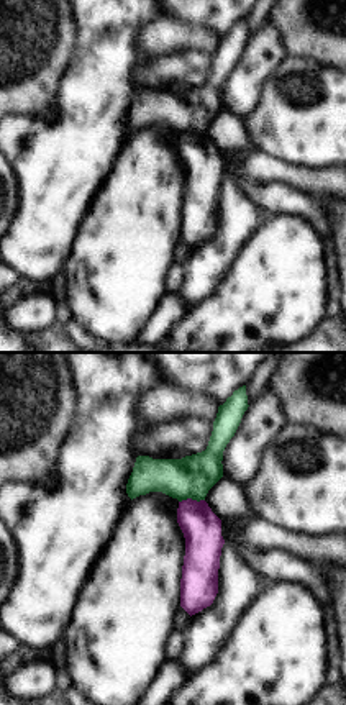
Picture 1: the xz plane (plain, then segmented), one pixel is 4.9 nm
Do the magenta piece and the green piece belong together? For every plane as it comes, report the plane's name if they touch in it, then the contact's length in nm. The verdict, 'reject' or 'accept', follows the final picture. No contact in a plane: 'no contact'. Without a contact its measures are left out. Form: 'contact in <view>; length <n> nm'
contact in xz; length 130 nm

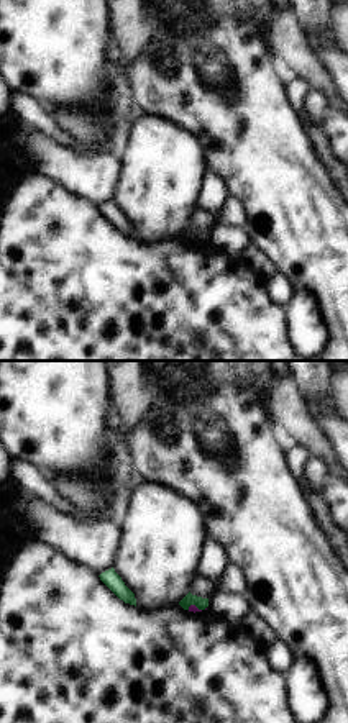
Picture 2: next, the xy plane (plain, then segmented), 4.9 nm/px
contact in xy; length 70 nm

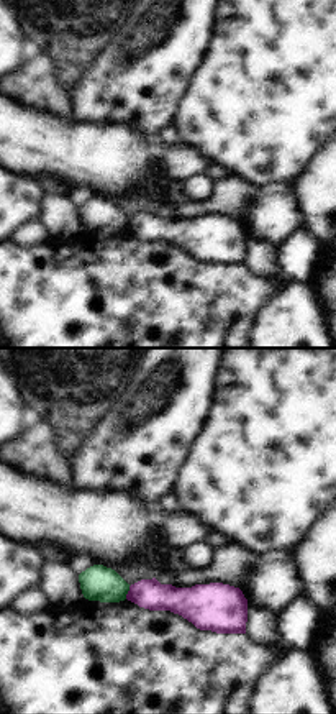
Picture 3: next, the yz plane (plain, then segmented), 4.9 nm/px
contact in yz; length 70 nm

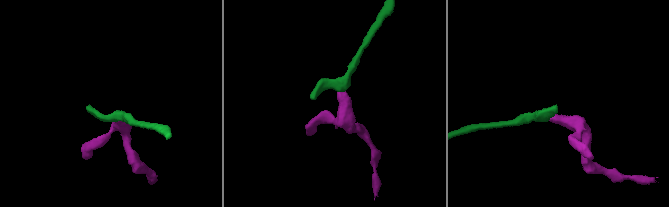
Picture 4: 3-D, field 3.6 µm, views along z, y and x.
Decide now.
reject

